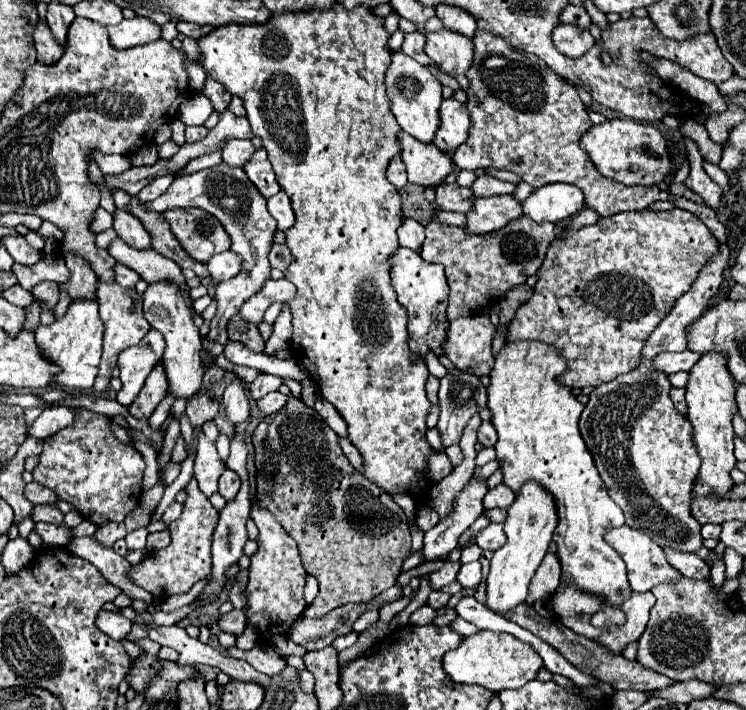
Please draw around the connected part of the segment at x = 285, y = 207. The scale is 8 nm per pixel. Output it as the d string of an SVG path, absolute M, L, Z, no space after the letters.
M281 190L279 194L275 194L275 196L271 196L271 198L267 200L267 206L269 206L271 216L277 220L277 228L279 228L281 232L289 230L289 228L295 224L291 200L289 200L289 196L287 196L283 190Z

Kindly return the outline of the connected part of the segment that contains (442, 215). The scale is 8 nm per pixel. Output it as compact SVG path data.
M435 212L433 220L439 220L443 224L453 224L453 226L463 226L465 214L463 212Z

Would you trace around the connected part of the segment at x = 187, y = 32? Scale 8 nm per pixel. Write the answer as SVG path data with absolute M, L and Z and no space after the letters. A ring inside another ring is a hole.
M187 21L179 22L176 24L176 28L183 36L189 36L189 38L195 38L195 40L207 36L213 30L211 26L199 26L199 24Z

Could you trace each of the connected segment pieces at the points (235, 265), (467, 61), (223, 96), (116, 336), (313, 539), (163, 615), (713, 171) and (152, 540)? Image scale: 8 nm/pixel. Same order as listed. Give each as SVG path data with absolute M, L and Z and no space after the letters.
M227 250L227 252L215 254L207 262L207 268L209 268L213 280L223 282L223 280L229 280L229 278L237 276L237 272L241 270L241 260L239 260L239 256L235 256L235 252Z
M449 28L427 34L425 52L445 74L451 76L465 74L473 64L473 40L455 34Z
M207 76L205 84L203 84L203 94L211 100L213 110L219 112L219 114L225 112L227 106L229 106L229 102L231 102L229 90L227 90L223 84L219 84L217 80L211 80L211 76Z
M99 280L99 286L97 286L97 302L99 302L99 316L105 324L105 338L103 338L103 356L101 356L101 366L99 366L99 374L97 374L97 380L95 380L95 386L93 390L97 394L101 394L107 386L109 386L109 380L111 380L111 372L117 364L117 356L137 344L149 330L149 324L147 320L143 318L143 300L141 296L137 294L135 288L123 288L119 286L117 282L115 284L103 284Z
M289 396L289 402L281 412L267 416L257 426L253 446L259 500L275 514L285 532L297 542L305 572L315 576L319 582L319 594L305 610L305 616L319 618L349 602L369 602L391 588L411 552L407 516L387 492L383 492L377 484L371 484L371 480L349 464L339 446L339 436L323 422L323 418L299 398Z
M185 606L185 608L181 608L181 610L175 610L175 612L163 612L163 610L157 610L155 614L153 614L153 624L155 626L173 626L177 620L181 620L183 616L189 616L189 612L191 612L191 606Z
M703 160L703 170L727 192L727 186L729 186L729 176L719 168L719 166L715 166L715 164L707 164L705 160Z
M168 529L155 532L155 534L149 534L149 536L147 536L147 552L153 552L153 550L159 550L159 548L165 548L170 541L171 536Z

